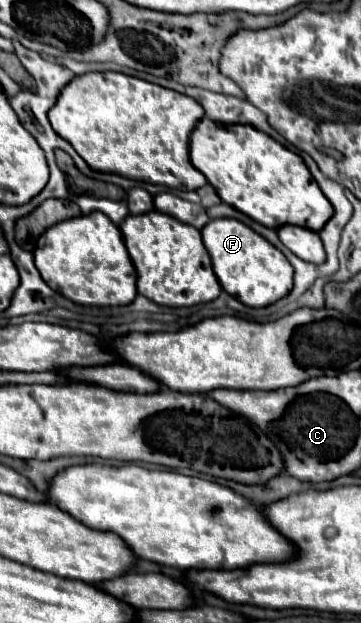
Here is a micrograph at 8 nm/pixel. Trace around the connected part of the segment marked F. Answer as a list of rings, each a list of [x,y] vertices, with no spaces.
[[[232,218],[210,220],[202,228],[204,246],[212,258],[212,268],[216,272],[222,288],[246,306],[262,308],[284,298],[292,288],[292,266],[284,254],[272,246],[266,238],[256,234],[246,224]]]

